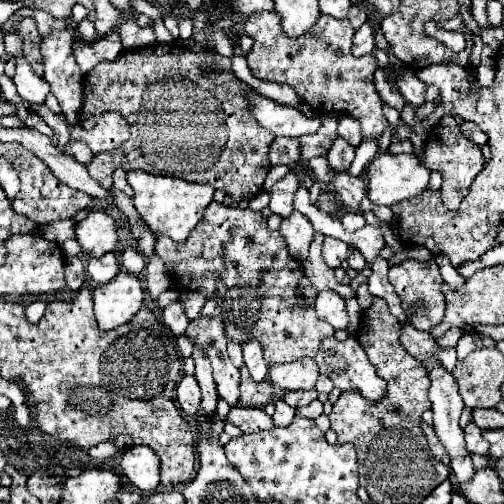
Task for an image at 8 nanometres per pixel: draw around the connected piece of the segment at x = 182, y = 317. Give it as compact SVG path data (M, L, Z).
M180 302L170 304L168 308L162 310L162 322L174 332L174 336L182 336L186 326L188 326L188 316L184 314L184 308Z

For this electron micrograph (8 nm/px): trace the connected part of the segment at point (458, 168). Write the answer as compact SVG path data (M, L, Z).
M444 116L432 130L426 140L424 148L424 158L422 164L430 170L438 170L442 174L442 202L448 210L456 210L462 202L462 198L468 194L470 184L474 182L476 174L484 166L484 156L480 152L480 146L476 146L472 140L464 138L460 132L460 126L452 116Z

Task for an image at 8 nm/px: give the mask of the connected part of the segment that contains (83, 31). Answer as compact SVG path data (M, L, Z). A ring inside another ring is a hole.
M82 20L82 22L76 26L76 30L78 30L80 42L86 42L86 44L96 42L96 32L94 32L94 24L92 24L92 22Z

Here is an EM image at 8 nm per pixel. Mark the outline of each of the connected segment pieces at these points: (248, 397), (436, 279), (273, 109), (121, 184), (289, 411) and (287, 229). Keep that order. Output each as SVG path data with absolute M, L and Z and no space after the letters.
M246 366L240 368L240 374L242 374L242 378L240 378L240 400L238 400L238 406L264 408L274 396L274 388L272 388L270 380L254 382L250 378Z
M404 260L402 264L390 266L388 278L390 278L390 284L394 286L394 292L402 300L402 308L404 308L404 314L406 314L408 322L416 330L428 332L430 328L440 324L440 320L444 318L444 308L446 308L444 294L442 294L444 280L442 280L442 276L438 272L438 264L434 260L428 260L428 262Z
M254 90L244 94L250 106L252 116L274 136L290 136L290 138L298 138L304 134L312 134L318 132L318 128L322 126L322 120L318 116L304 116L298 108L294 106L284 106L278 104Z
M122 168L114 170L114 188L116 188L116 190L126 192L128 196L132 196L132 188L130 188L130 184L126 182L126 172L124 172Z
M276 400L274 404L276 404L276 412L274 412L274 416L272 416L274 424L276 424L276 426L288 426L288 424L292 422L296 410L294 410L292 406L288 406L284 400Z
M294 210L288 218L282 220L280 232L288 244L290 256L294 260L298 260L300 264L304 264L308 258L308 248L310 248L312 236L314 236L314 228L312 228L310 220L304 214Z

